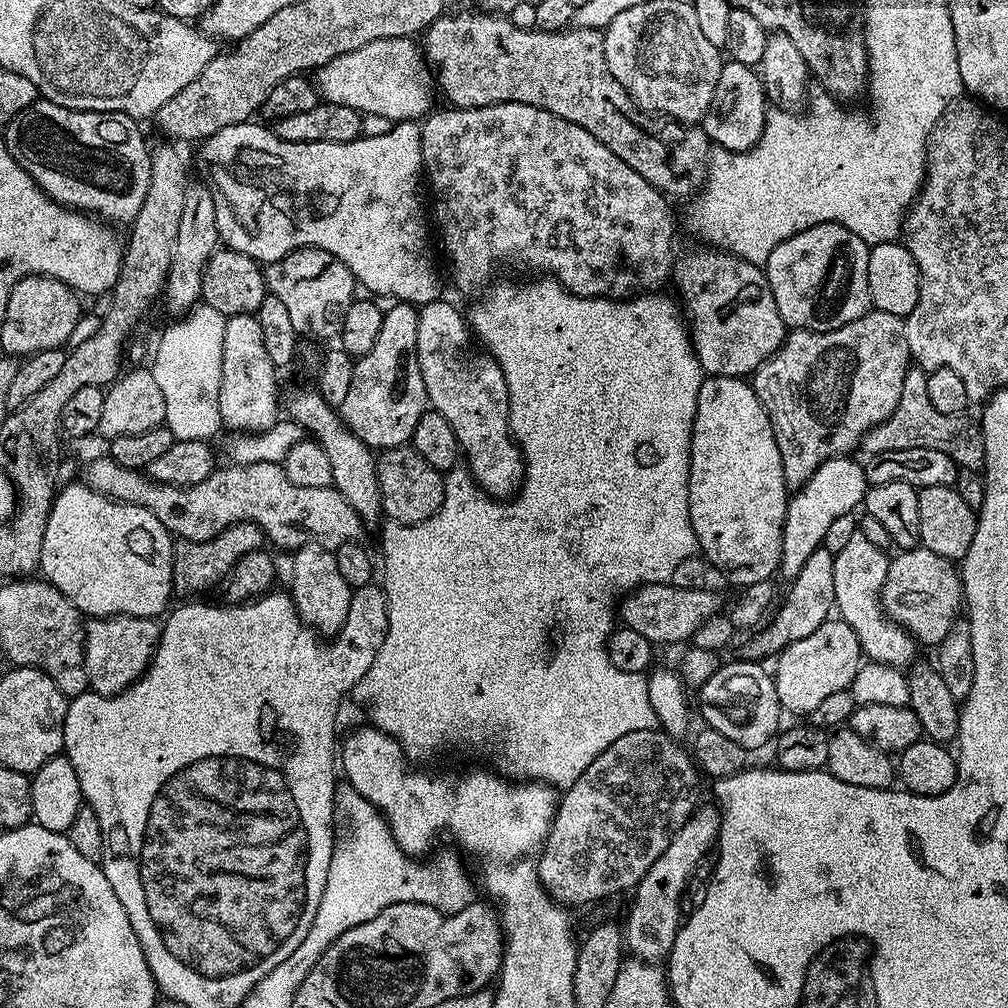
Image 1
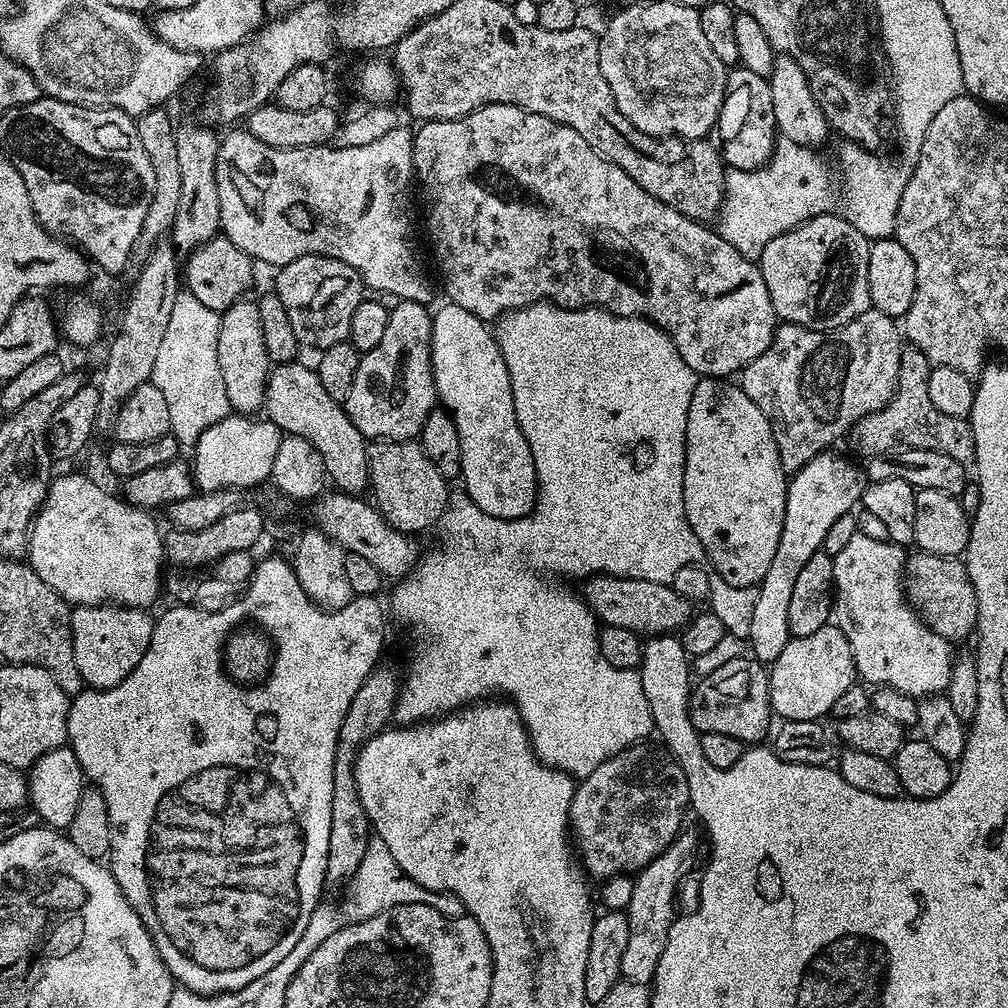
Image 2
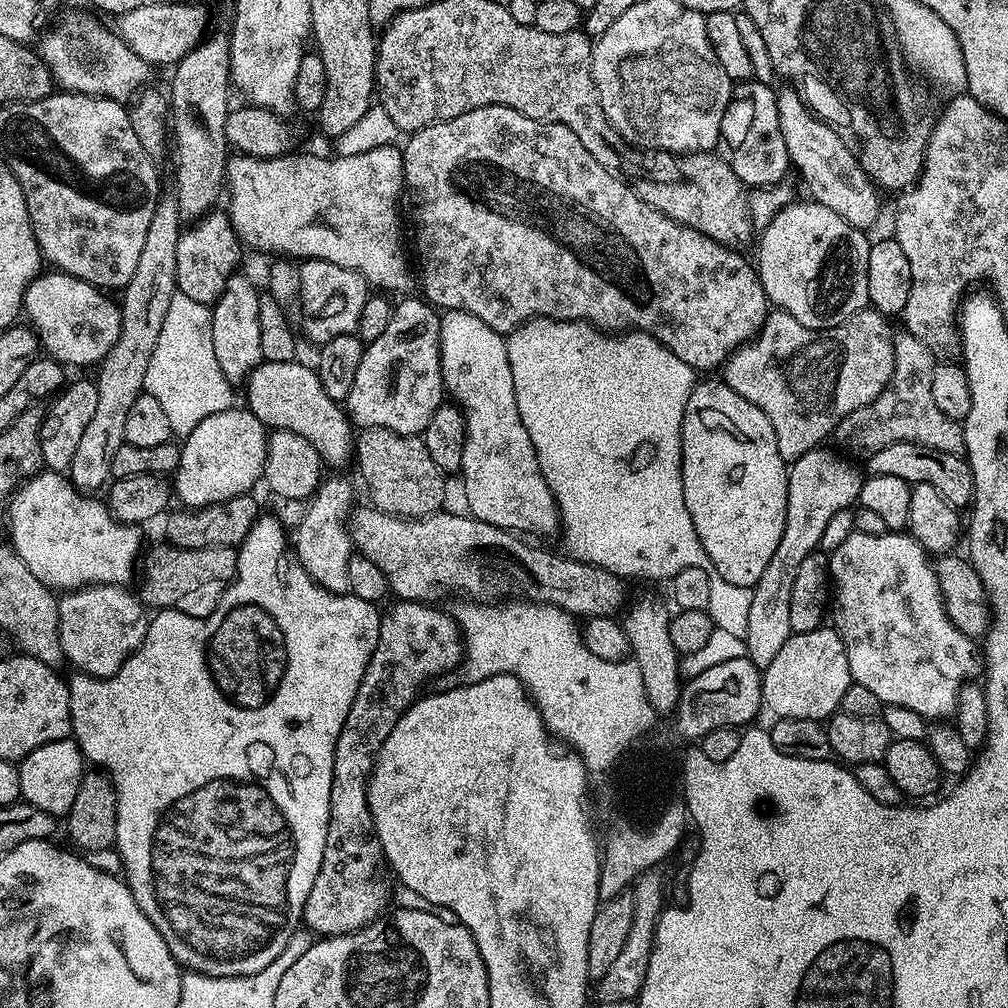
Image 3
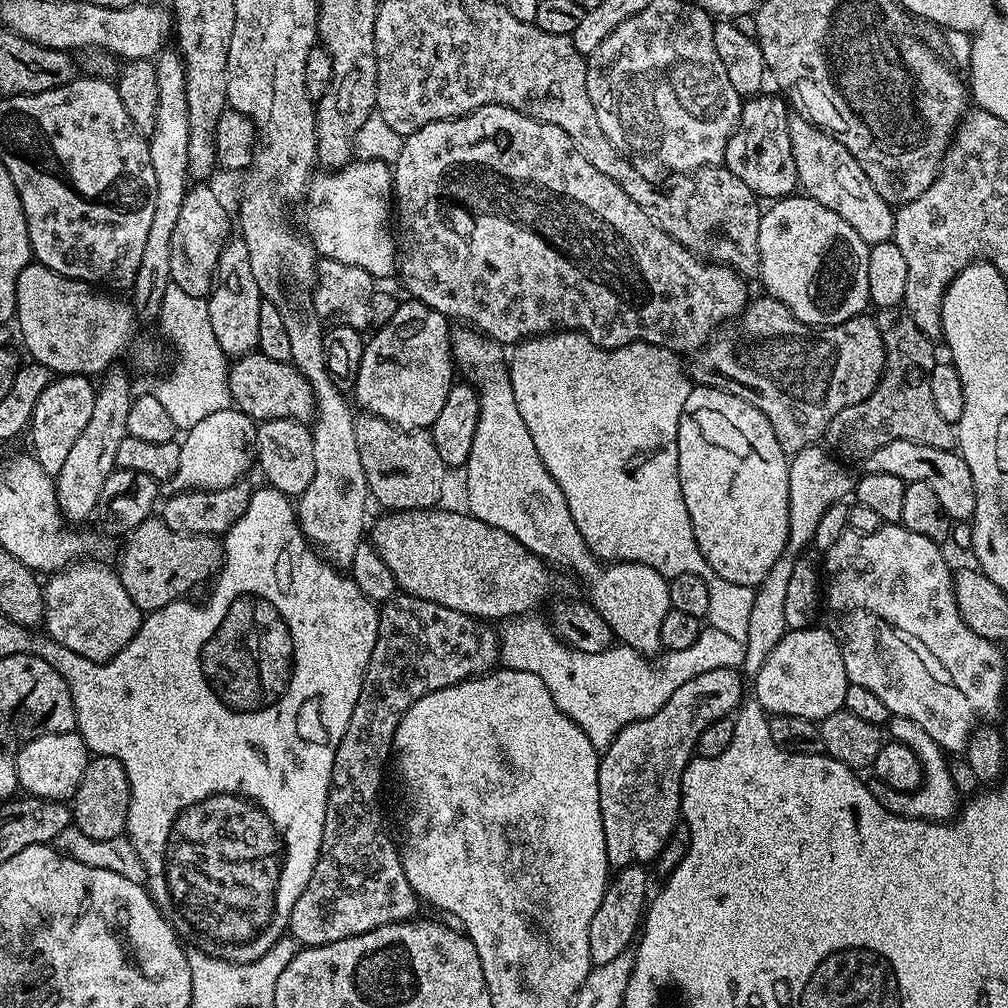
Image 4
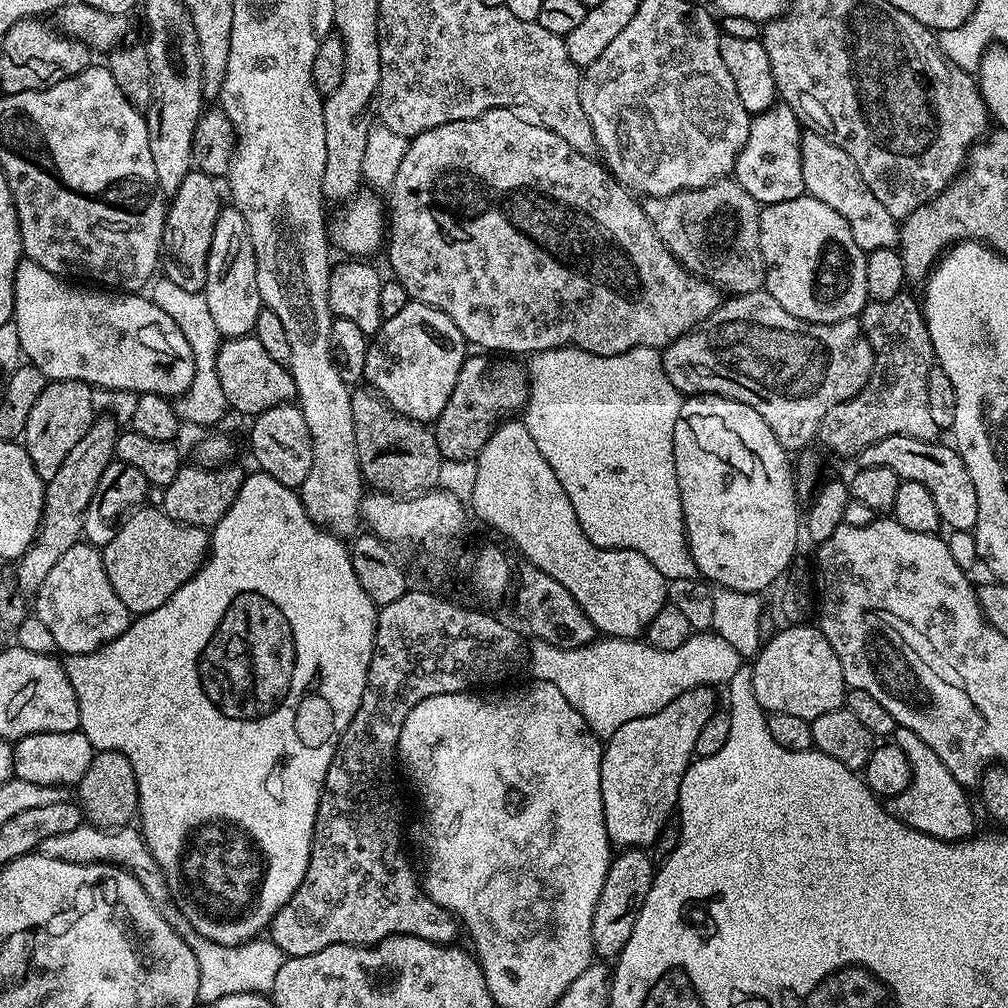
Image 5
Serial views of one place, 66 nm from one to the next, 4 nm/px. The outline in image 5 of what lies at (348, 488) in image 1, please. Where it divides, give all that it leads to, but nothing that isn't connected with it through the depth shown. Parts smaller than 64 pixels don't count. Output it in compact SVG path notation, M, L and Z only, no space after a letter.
M254 334L225 339L218 350L216 369L218 382L222 382L222 394L226 394L226 402L233 413L241 412L247 418L255 418L274 406L296 400L291 372L285 365L274 362L270 354L266 354Z

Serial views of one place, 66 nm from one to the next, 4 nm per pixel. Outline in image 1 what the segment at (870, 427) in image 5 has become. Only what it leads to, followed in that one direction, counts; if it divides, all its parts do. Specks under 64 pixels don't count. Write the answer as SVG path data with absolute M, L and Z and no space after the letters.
M919 366L909 367L906 382L902 382L902 398L898 398L898 406L894 406L894 414L881 424L865 432L860 441L859 451L864 451L865 457L886 454L890 450L910 450L925 448L926 450L942 450L961 469L983 469L984 466L984 436L980 433L980 425L975 419L967 420L967 415L942 414L942 410L930 402L930 394L926 394L928 373Z

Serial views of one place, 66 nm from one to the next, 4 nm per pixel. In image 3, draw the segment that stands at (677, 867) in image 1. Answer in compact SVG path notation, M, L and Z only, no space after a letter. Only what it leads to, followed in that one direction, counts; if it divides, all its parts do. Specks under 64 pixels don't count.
M651 870L645 872L636 880L630 895L634 902L634 923L630 926L630 935L626 938L626 943L622 946L618 958L614 958L614 966L606 970L606 974L595 985L594 996L604 1003L604 1006L610 1006L619 1000L629 1002L635 1001L640 994L640 987L646 978L646 966L650 966L650 954L654 946L656 937L656 927L660 913L666 907L664 901L664 884L660 881L659 871Z

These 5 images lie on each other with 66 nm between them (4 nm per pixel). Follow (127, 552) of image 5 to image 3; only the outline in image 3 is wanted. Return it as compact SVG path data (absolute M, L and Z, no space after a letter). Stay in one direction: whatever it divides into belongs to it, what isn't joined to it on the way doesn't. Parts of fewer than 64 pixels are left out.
M159 542L142 556L142 575L138 596L149 609L163 610L183 605L187 596L195 594L207 584L227 585L236 579L237 549L227 548L174 548L167 542Z

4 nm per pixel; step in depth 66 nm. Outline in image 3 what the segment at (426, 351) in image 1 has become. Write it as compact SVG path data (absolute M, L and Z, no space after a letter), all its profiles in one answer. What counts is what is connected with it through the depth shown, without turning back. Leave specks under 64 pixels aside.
M447 310L440 318L440 365L447 395L464 414L464 449L459 475L464 476L467 511L477 520L517 534L537 532L540 536L548 536L557 531L560 528L560 511L556 509L556 499L550 486L546 486L546 478L542 478L542 470L534 454L534 442L530 442L526 426L522 426L522 414L518 414L507 339L501 333L490 330L482 318L466 314L466 310Z

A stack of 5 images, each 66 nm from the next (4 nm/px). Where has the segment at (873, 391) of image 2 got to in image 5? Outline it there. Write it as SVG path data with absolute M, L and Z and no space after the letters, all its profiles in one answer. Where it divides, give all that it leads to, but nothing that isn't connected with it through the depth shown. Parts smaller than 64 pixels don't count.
M767 290L733 295L728 299L710 314L710 318L703 320L699 328L663 349L666 378L670 378L685 397L697 394L725 396L758 410L758 414L766 418L766 426L774 430L774 438L778 438L789 453L799 453L809 447L807 444L811 440L817 439L820 423L827 412L838 406L838 402L853 400L862 386L866 386L874 366L874 354L864 336L864 327L856 318L833 324L811 324L794 318L794 314L778 306Z

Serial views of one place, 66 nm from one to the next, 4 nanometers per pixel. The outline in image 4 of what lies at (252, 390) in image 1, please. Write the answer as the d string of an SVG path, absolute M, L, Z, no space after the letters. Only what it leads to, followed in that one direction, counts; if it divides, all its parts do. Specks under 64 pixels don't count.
M243 238L229 239L220 255L220 267L207 297L210 327L214 329L214 338L218 338L218 346L222 346L225 356L235 358L257 351L261 299L258 282L254 282L254 270L250 270L250 250L246 250L246 242Z

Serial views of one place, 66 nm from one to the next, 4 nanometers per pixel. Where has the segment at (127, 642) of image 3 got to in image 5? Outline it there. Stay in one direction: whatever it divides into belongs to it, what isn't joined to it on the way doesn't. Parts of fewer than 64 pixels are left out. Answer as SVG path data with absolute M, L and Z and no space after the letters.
M87 542L70 546L50 569L50 574L46 574L46 582L42 582L34 597L34 615L50 630L56 648L69 656L93 652L109 644L122 635L134 619L133 613L122 606L122 598L114 594L110 578L106 578L101 549Z

